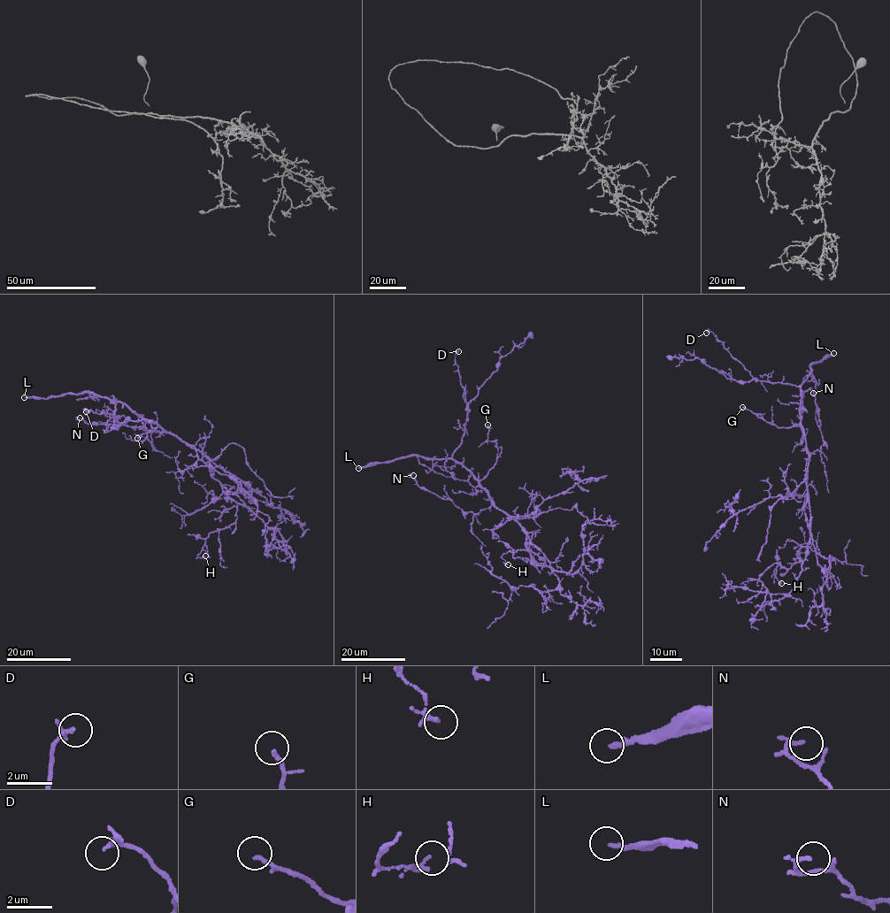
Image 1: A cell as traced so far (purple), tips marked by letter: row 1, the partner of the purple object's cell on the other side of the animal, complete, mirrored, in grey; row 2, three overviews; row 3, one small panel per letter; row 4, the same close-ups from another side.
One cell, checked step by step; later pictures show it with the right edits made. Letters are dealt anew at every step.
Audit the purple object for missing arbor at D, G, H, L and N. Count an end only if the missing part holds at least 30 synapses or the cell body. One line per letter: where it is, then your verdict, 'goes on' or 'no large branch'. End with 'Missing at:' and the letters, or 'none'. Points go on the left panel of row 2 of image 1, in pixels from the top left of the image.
D: (86, 411) | no large branch
G: (137, 438) | no large branch
H: (205, 556) | no large branch
L: (24, 397) | goes on
N: (80, 418) | no large branch
Missing at: L

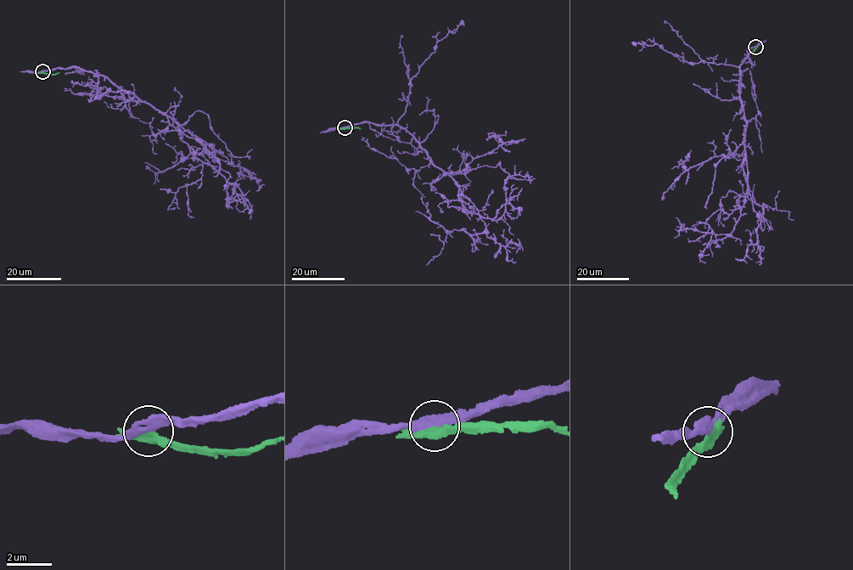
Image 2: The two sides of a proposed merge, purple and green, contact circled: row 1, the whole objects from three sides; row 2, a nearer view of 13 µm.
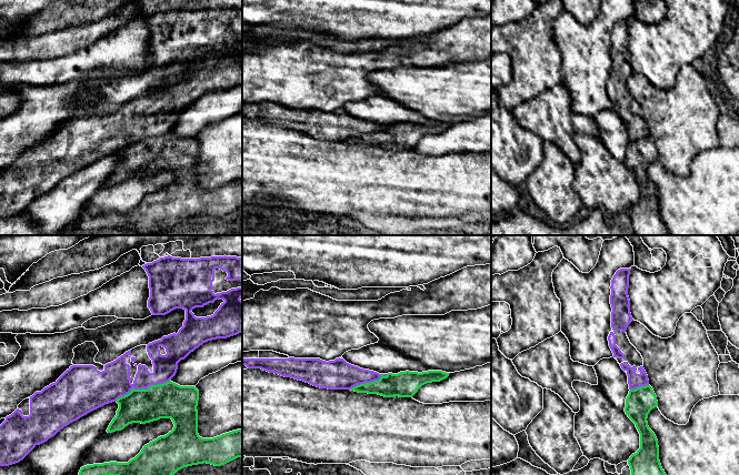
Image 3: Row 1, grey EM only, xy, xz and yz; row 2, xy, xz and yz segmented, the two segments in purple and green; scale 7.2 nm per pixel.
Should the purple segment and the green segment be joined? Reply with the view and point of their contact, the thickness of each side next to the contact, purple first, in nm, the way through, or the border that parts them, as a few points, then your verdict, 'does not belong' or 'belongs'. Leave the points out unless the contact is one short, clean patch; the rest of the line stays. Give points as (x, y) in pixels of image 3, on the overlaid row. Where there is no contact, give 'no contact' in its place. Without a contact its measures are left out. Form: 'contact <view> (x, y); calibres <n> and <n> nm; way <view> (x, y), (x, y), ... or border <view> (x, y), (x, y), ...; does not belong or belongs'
contact xy (141, 388); calibres 240 and 260 nm; does not belong

